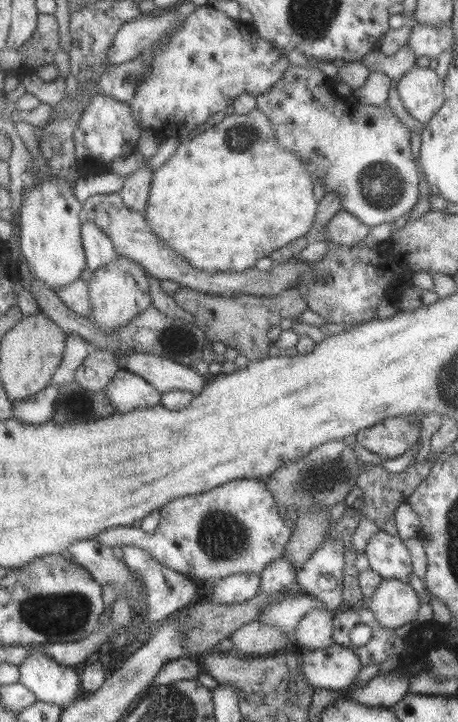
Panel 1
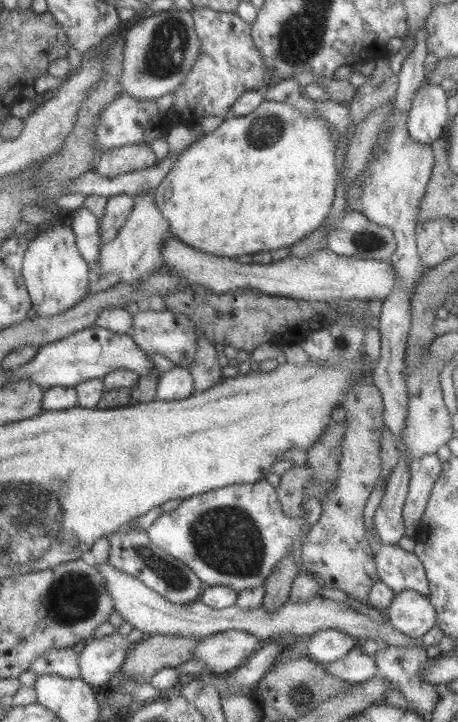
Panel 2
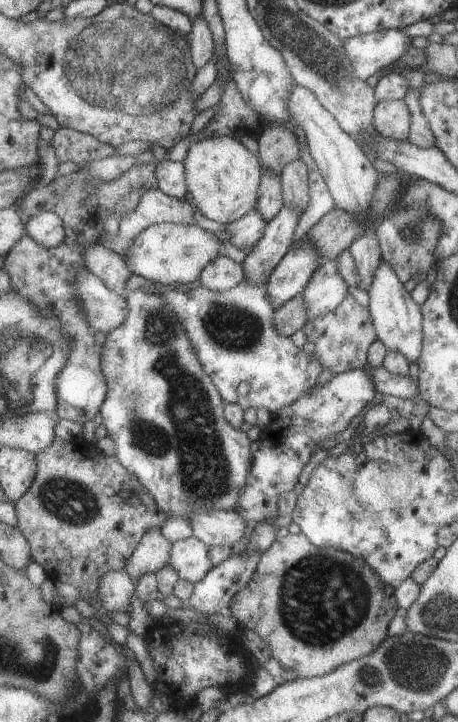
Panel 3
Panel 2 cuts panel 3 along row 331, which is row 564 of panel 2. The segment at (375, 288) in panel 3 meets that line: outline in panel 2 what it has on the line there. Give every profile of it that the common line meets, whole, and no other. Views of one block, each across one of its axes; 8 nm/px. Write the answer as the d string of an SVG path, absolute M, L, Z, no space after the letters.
M396 543L394 545L380 544L374 553L379 581L384 582L395 594L406 590L414 590L426 597L430 595L425 569L422 561L414 552L408 552Z

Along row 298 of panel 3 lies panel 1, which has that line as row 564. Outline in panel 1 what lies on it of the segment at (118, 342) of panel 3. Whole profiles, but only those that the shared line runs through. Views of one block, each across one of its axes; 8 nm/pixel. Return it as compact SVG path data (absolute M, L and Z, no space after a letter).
M126 545L123 547L123 561L128 569L134 570L134 573L138 575L138 579L146 587L146 623L148 626L159 625L194 604L194 597L196 592L199 591L198 586L194 584L195 582L184 574L177 572L177 570L160 564L147 550Z

